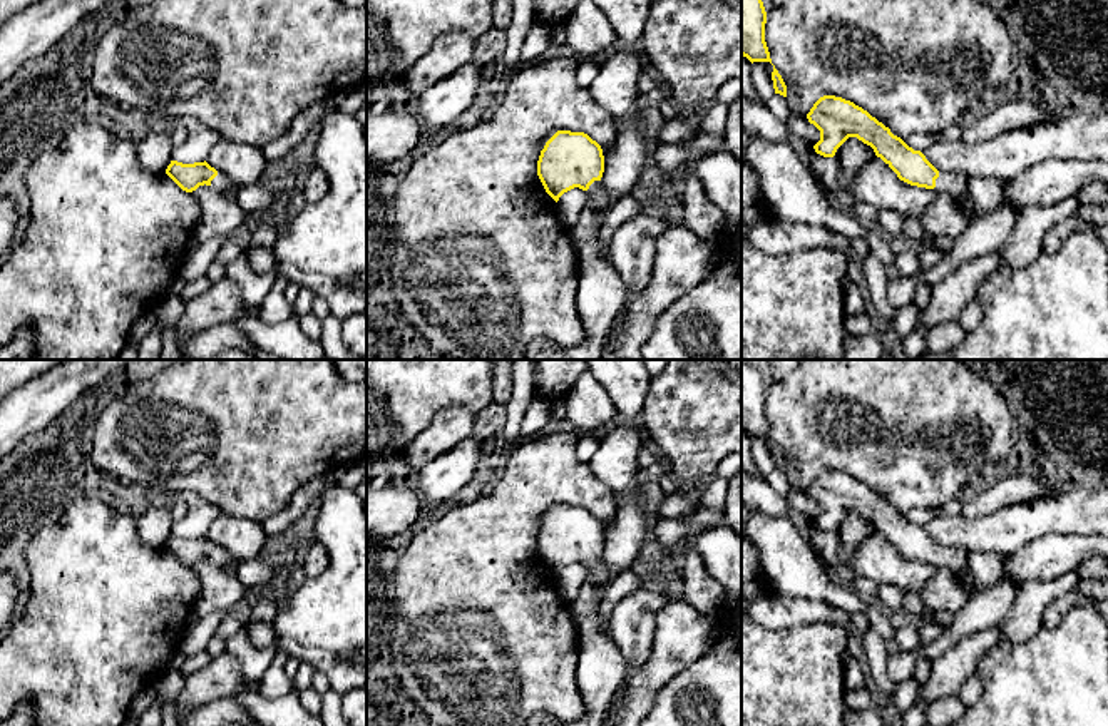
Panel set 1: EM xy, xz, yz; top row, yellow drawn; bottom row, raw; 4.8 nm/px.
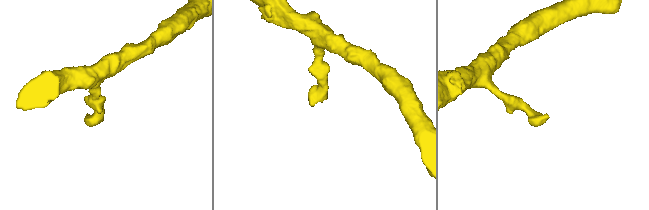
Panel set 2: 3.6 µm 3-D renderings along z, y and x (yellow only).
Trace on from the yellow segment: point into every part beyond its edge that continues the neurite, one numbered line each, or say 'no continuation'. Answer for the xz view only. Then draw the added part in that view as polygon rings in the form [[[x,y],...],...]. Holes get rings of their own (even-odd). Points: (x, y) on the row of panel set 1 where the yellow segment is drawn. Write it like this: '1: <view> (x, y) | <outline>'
1: xz (595, 196) | [[[594,181],[586,191],[586,206],[606,206],[614,204],[613,197],[601,187],[601,181]]]

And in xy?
1: xy (221, 183) | [[[218,172],[218,176],[211,181],[211,187],[219,194],[229,191],[231,186],[233,186],[231,179],[223,172]]]

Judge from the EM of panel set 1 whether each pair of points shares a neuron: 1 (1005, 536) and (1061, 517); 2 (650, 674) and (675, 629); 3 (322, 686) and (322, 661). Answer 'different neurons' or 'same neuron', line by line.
1: same neuron
2: same neuron
3: different neurons

